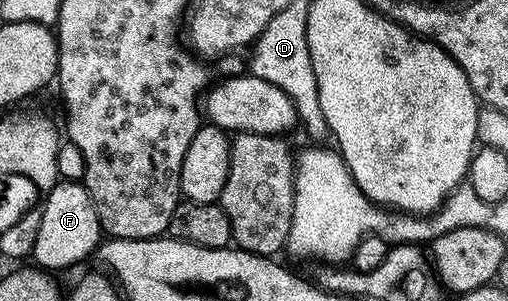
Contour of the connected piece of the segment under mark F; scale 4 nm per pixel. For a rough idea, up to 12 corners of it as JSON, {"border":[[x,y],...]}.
{"border":[[79,181],[38,212],[33,259],[56,273],[96,254],[99,213]]}

